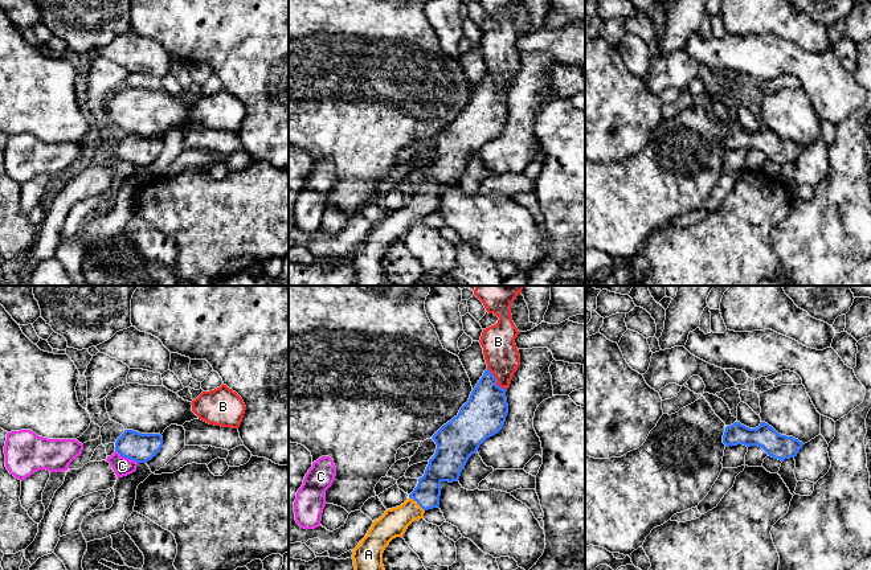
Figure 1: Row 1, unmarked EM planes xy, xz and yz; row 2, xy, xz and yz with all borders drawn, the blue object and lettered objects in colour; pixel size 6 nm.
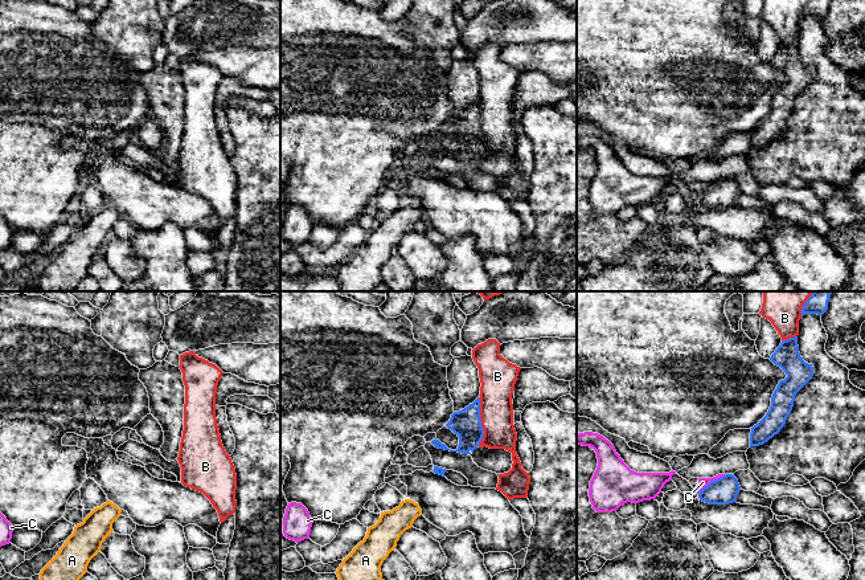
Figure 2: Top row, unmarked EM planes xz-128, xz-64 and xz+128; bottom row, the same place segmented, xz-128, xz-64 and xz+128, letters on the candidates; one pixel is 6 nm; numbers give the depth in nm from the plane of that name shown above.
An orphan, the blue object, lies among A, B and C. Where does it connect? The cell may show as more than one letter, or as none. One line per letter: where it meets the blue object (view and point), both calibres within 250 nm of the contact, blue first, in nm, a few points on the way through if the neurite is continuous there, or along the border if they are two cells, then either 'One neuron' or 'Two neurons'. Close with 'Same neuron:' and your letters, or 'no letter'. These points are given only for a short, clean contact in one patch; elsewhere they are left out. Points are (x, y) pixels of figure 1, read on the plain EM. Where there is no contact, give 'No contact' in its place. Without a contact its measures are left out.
A: Touches blue at xz (417, 206). Thickness 160 nm (blue) against 170 nm. Path across: xz (426, 197), (417, 206), (393, 226). One neuron
B: Touches blue at xz (495, 83). Thickness 260 nm (blue) against 200 nm. Two neurons
C: Touches blue at xy (126, 160). Thickness 180 nm (blue) against 110 nm. Boundary: xy (115, 152), (121, 159), (138, 167). Two neurons
Same neuron: A

